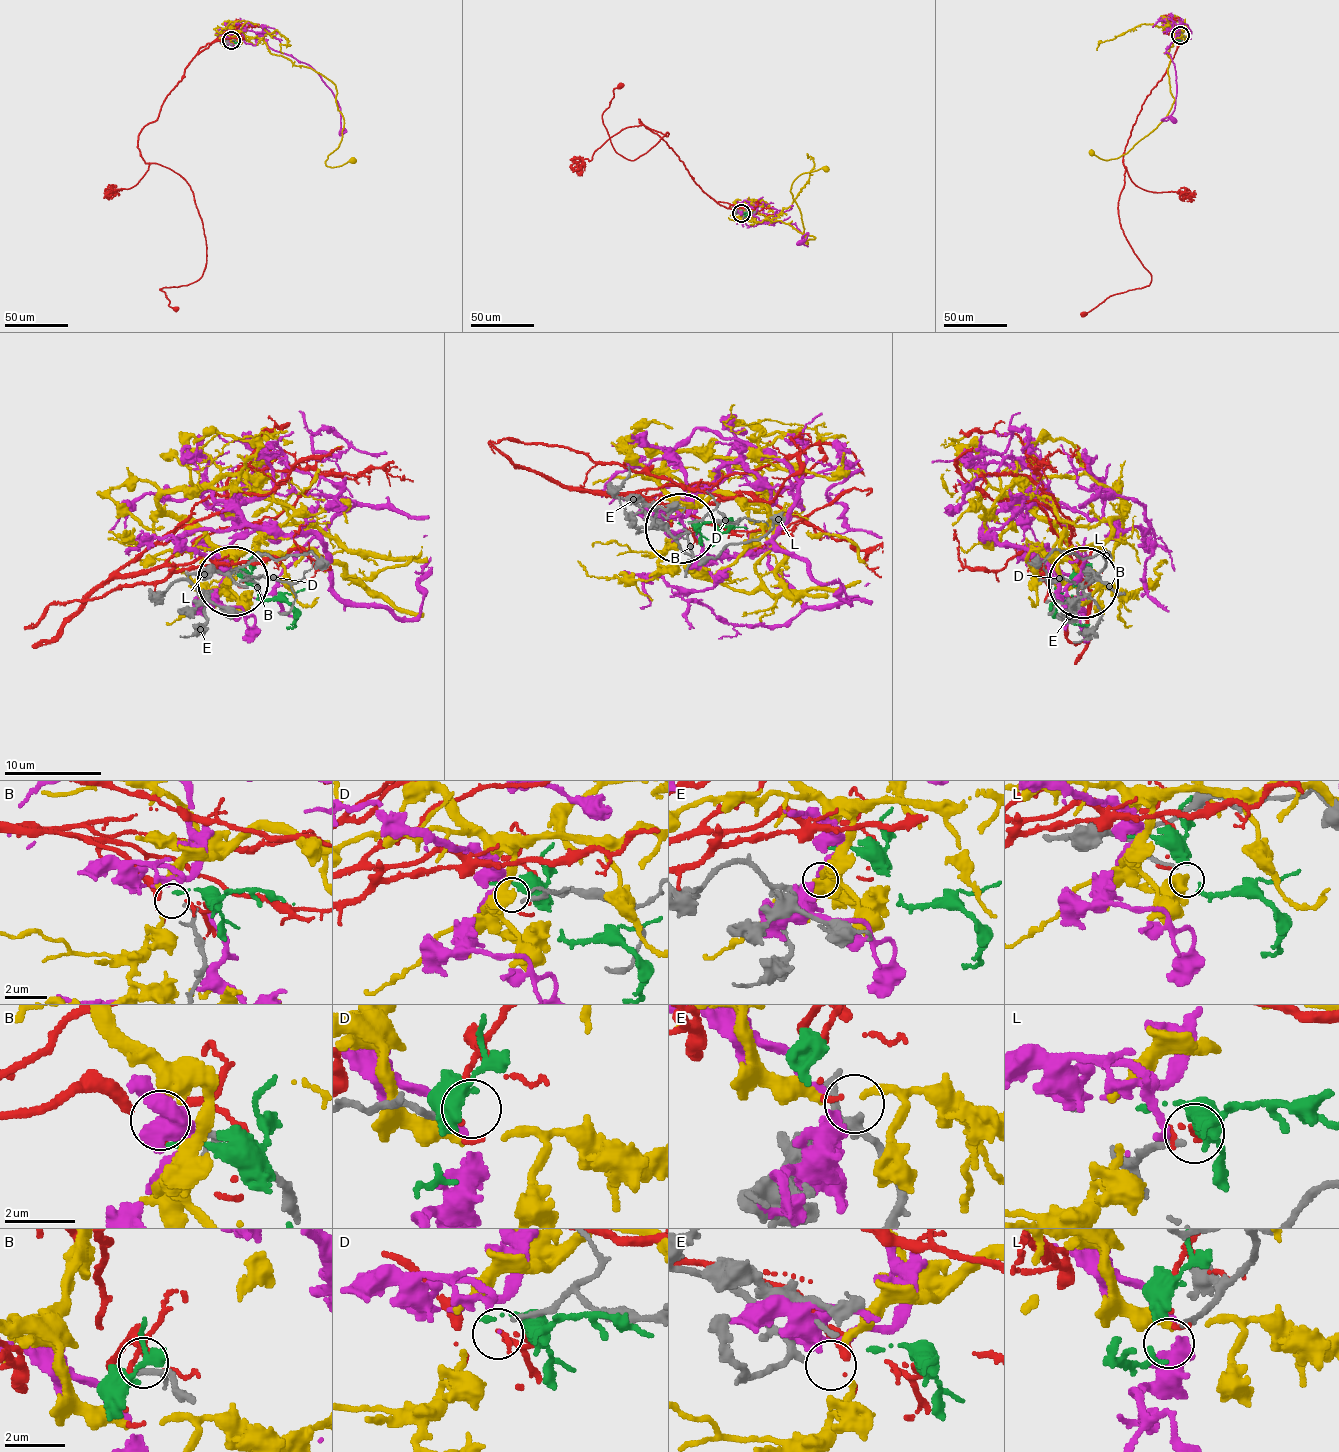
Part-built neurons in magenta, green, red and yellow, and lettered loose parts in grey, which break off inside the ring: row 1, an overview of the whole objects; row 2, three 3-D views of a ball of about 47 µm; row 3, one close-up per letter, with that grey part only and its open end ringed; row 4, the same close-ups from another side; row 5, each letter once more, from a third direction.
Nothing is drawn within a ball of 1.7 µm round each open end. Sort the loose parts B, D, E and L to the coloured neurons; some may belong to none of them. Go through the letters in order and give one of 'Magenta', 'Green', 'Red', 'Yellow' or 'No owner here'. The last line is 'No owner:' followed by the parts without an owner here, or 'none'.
B: Red
D: No owner here
E: Yellow
L: No owner here
No owner: D, L

